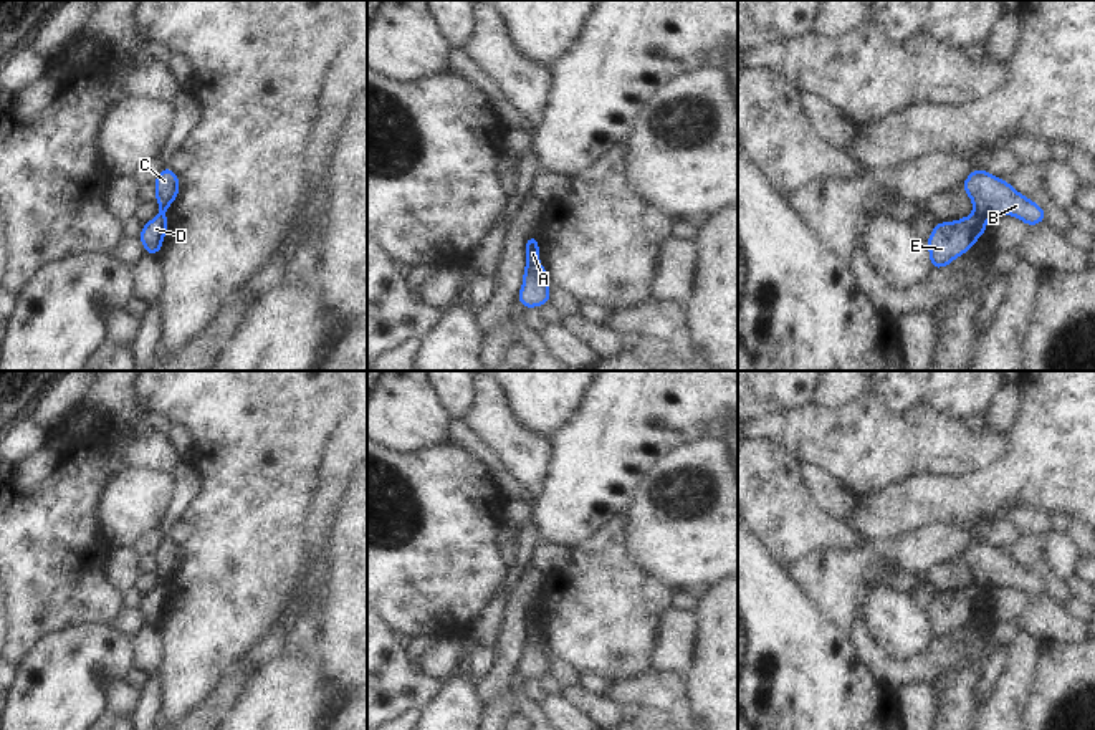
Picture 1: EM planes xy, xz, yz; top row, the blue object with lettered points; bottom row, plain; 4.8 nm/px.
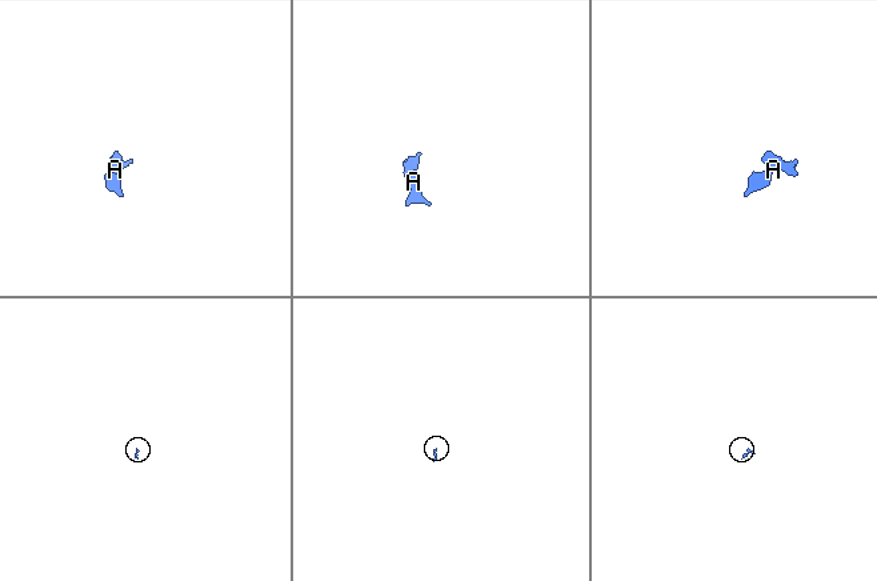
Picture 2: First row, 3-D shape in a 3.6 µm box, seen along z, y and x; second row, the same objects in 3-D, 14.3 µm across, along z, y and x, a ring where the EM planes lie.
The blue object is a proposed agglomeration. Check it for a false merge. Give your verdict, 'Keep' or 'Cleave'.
Cleave

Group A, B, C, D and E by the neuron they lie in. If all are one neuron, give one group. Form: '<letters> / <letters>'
A B C / D E

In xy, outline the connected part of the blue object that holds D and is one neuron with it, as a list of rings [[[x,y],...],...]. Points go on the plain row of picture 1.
[[[157,584],[152,591],[142,596],[139,611],[149,626],[157,626],[162,619],[169,591],[165,586]]]

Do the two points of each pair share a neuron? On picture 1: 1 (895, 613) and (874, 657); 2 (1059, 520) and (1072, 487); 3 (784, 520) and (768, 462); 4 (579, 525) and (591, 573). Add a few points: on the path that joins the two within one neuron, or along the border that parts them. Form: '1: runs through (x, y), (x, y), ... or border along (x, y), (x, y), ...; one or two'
1: border along (857, 613), (867, 633), (890, 656), (915, 657); two
2: border along (1054, 512), (1066, 510), (1072, 517); two
3: runs through (774, 505), (768, 499), (768, 477); one
4: border along (614, 517), (569, 548); two

